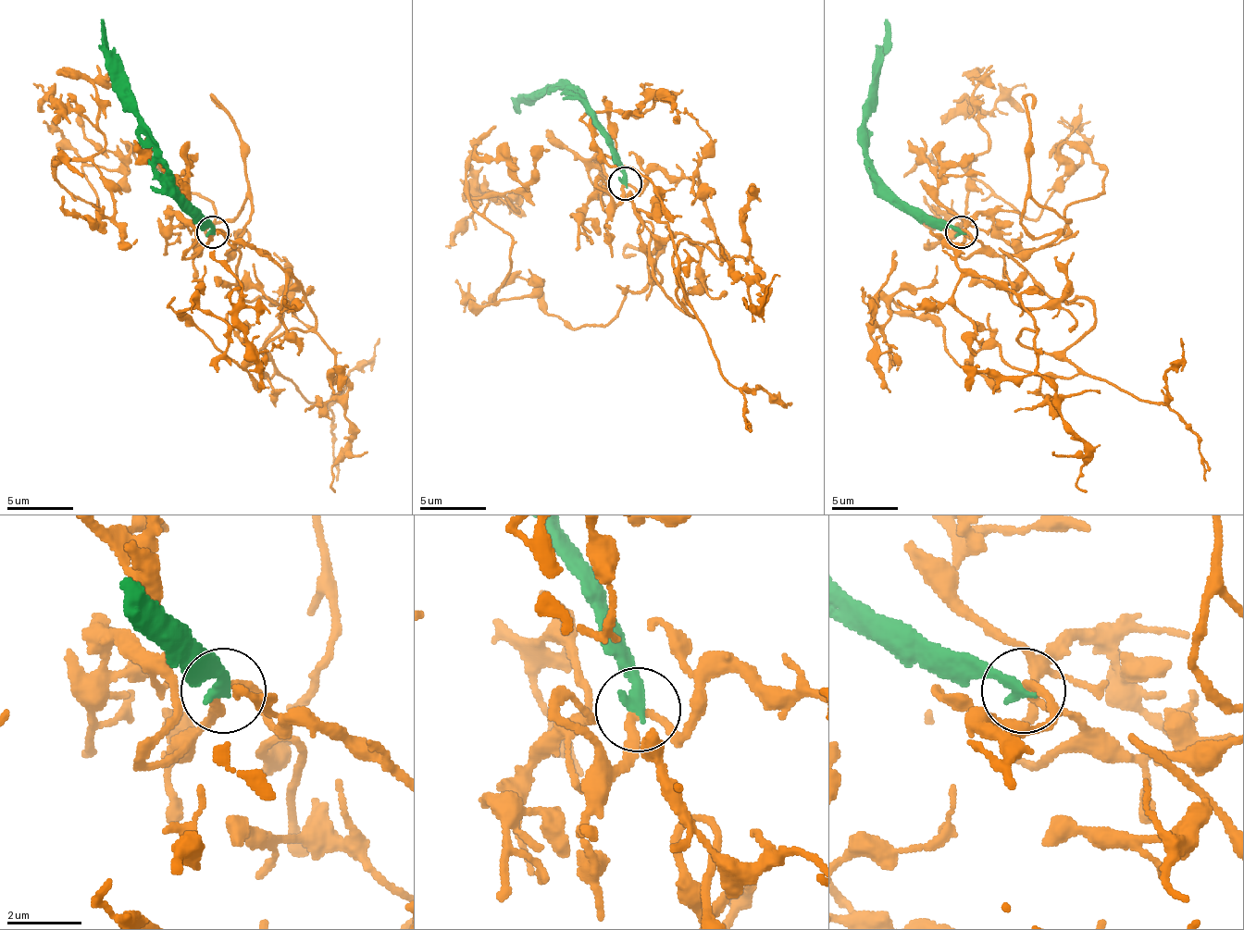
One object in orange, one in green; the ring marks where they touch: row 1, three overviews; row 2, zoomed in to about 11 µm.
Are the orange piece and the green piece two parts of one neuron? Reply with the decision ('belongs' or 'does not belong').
does not belong

